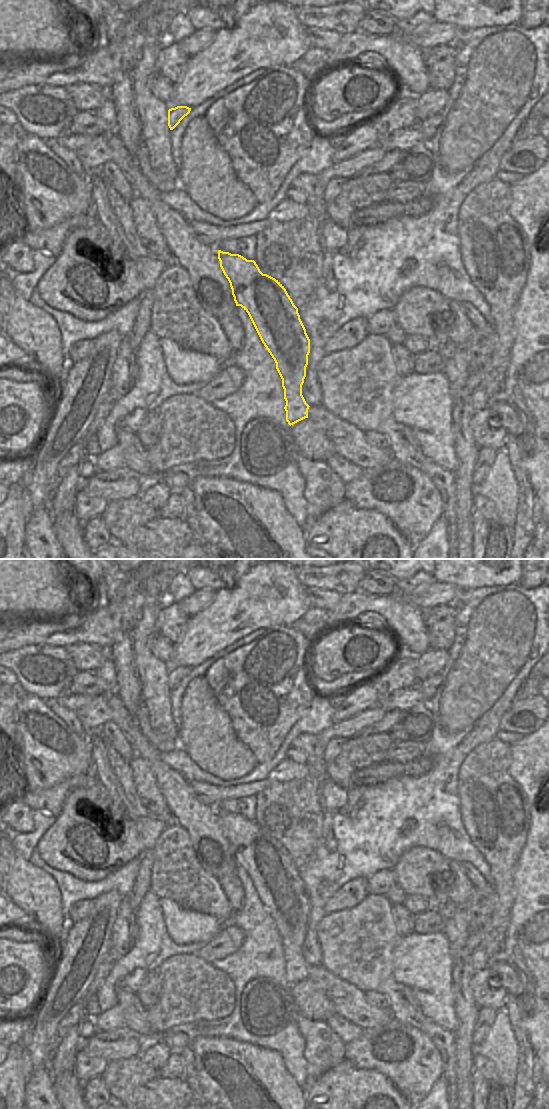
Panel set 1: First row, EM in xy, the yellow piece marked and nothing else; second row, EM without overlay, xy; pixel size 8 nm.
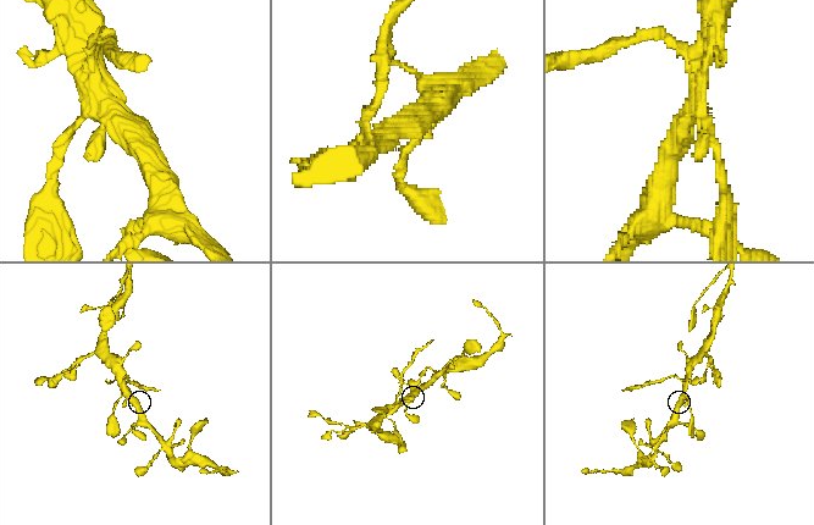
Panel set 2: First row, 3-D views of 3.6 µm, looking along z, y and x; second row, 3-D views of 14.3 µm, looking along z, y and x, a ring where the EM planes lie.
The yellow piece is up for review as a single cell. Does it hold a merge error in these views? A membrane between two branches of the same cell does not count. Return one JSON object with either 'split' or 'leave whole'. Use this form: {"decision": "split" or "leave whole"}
{"decision": "split"}

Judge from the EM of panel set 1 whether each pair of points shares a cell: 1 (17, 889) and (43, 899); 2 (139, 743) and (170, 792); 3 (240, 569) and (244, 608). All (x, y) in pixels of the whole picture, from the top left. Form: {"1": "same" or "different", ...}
{"1": "same", "2": "same", "3": "different"}

